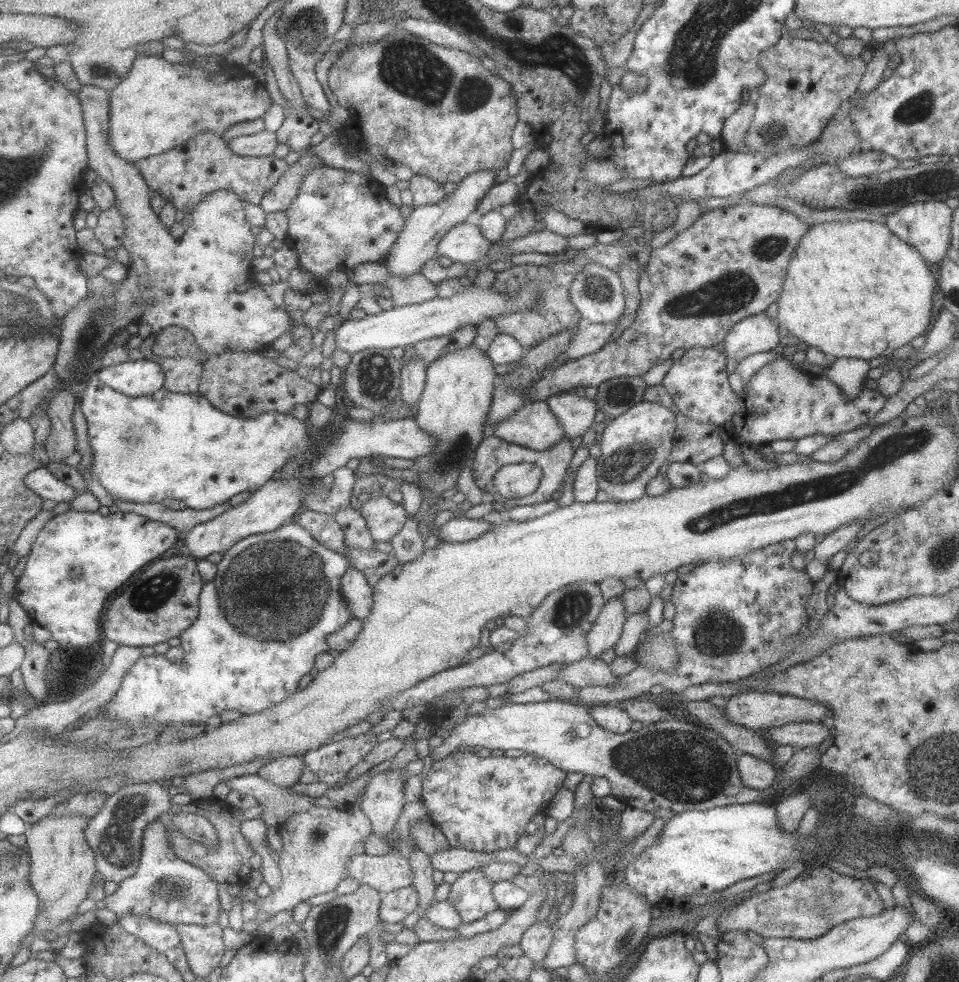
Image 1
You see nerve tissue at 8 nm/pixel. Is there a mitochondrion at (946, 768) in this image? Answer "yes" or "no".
yes

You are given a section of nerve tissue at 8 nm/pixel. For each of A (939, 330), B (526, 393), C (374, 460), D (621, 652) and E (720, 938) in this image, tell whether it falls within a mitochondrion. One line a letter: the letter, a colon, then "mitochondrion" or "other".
A: other
B: other
C: other
D: other
E: other

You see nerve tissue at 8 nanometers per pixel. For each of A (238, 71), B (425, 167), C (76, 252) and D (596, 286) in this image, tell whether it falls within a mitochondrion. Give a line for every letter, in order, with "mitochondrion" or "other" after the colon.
A: other
B: other
C: other
D: mitochondrion

